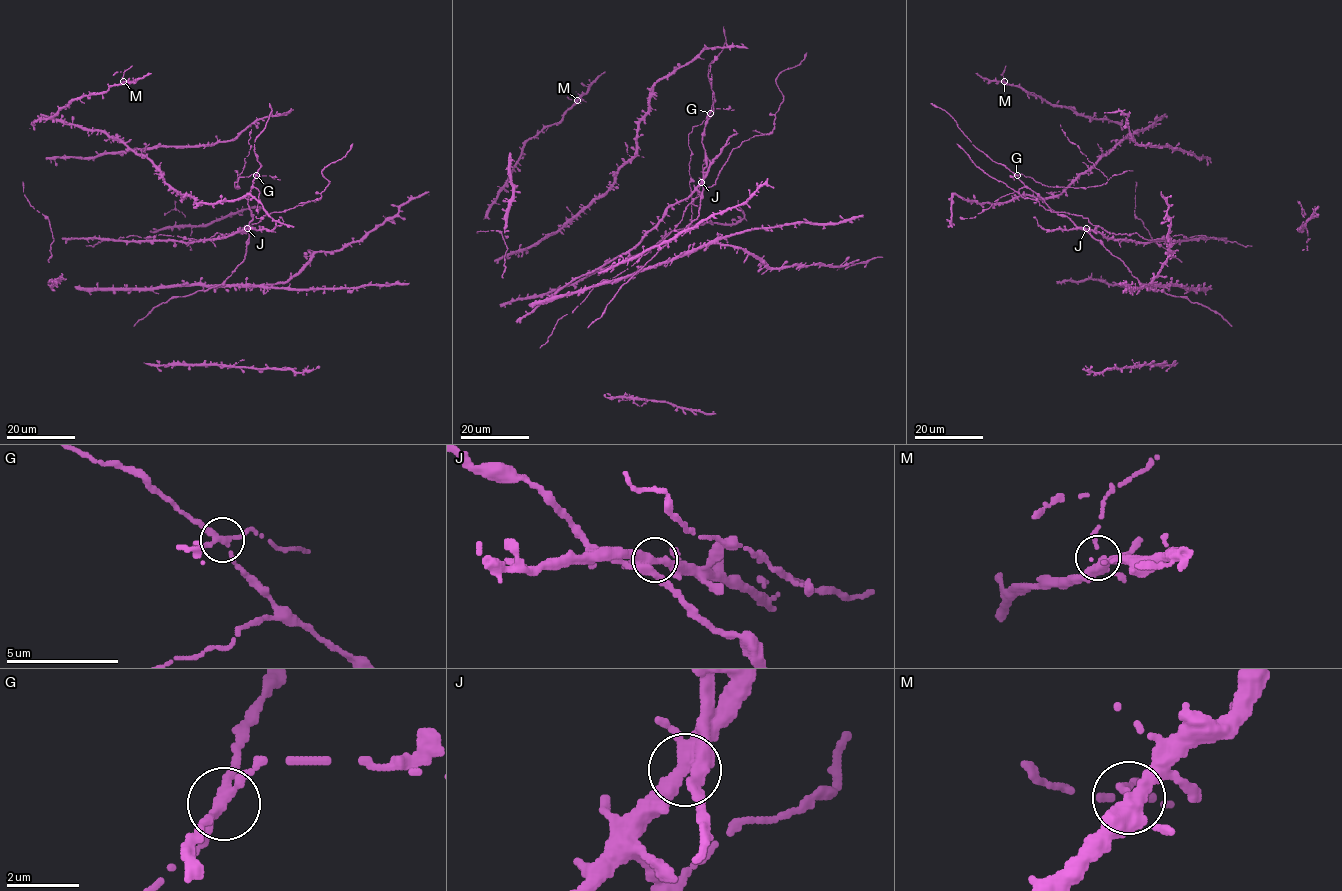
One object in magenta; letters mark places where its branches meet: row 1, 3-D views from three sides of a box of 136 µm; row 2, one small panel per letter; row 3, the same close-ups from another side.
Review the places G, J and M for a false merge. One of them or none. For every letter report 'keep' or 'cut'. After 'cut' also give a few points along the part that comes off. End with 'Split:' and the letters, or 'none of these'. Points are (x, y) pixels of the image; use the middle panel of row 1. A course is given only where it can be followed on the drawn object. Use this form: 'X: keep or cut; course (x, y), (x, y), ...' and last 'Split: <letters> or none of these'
G: cut; course (710, 113), (688, 135), (691, 151), (688, 164), (691, 203), (705, 175), (702, 166), (705, 156)
J: keep
M: keep
Split: G

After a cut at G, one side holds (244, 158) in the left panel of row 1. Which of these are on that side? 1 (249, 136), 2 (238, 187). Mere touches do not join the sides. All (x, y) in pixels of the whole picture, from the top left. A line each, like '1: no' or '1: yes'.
1: yes
2: yes

